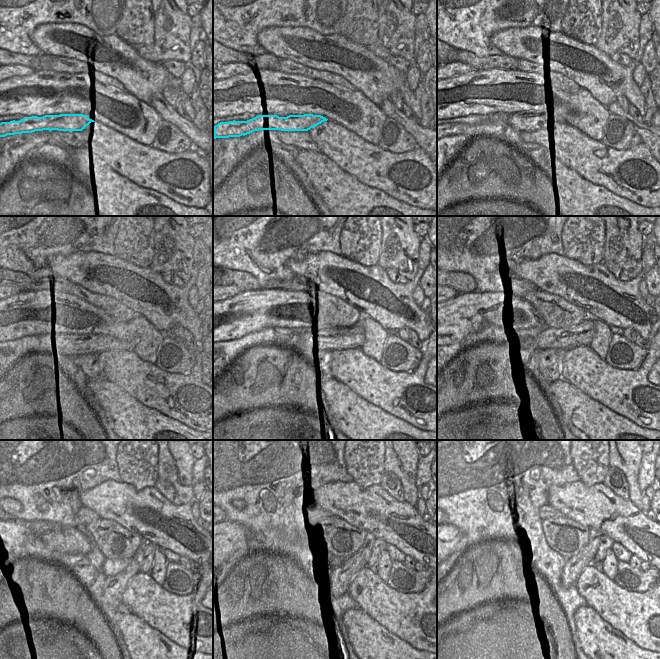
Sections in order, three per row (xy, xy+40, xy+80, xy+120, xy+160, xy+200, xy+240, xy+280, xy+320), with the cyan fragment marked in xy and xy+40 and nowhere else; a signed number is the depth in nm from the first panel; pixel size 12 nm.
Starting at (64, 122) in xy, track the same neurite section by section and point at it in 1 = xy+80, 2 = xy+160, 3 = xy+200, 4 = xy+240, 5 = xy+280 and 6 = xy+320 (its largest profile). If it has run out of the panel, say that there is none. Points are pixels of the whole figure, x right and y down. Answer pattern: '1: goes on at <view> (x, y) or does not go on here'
1: goes on at xy+80 (524, 121)
2: goes on at xy+160 (314, 339)
3: goes on at xy+200 (545, 337)
4: goes on at xy+240 (144, 555)
5: goes on at xy+280 (379, 545)
6: goes on at xy+320 (605, 544)

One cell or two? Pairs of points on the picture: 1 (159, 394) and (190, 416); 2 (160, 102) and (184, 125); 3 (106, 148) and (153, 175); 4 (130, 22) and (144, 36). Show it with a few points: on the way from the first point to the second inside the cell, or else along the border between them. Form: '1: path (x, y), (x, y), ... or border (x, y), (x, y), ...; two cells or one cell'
1: path (165, 402), (177, 403), (182, 408); one cell
2: path (165, 108), (178, 120); one cell
3: path (118, 151), (141, 164); one cell
4: path (133, 25), (141, 33); one cell

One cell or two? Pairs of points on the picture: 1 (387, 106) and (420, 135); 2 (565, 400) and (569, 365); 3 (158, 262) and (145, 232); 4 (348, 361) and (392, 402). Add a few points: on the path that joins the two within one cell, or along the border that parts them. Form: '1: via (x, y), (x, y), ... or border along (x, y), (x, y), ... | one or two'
1: via (395, 114), (412, 127) | one
2: border along (562, 378), (587, 395) | two
3: border along (154, 228), (154, 255), (152, 262), (148, 266) | two
4: via (359, 372), (381, 391) | one

